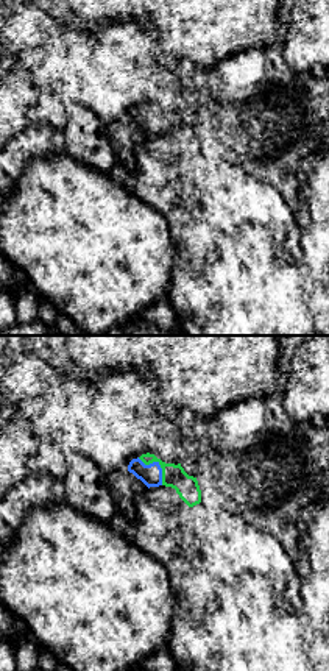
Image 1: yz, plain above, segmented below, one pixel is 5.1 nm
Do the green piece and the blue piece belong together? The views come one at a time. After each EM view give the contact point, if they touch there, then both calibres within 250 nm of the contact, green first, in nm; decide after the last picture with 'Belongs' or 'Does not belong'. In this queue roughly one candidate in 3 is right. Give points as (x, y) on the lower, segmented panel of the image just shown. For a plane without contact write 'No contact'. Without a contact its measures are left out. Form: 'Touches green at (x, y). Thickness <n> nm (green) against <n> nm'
Touches green at (159, 464). Thickness 120 nm (green) against 110 nm

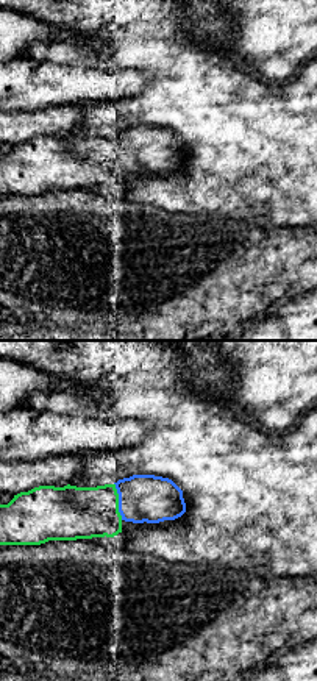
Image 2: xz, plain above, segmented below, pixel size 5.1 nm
Touches green at (117, 502). Thickness 280 nm (green) against 240 nm

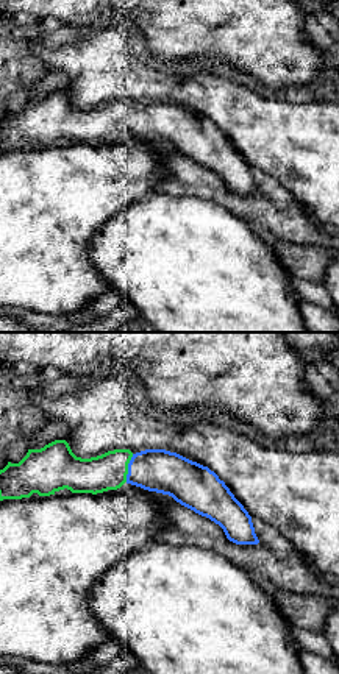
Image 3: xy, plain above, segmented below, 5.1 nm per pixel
Touches green at (127, 468). Thickness 190 nm (green) against 220 nm

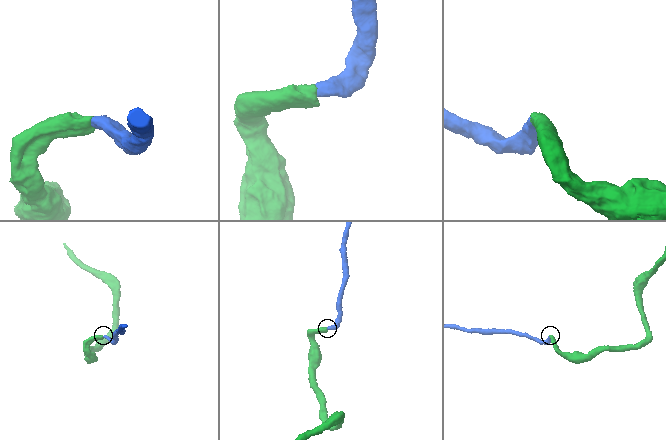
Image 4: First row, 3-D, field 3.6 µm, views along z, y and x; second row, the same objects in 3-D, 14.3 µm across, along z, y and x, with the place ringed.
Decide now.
Belongs

